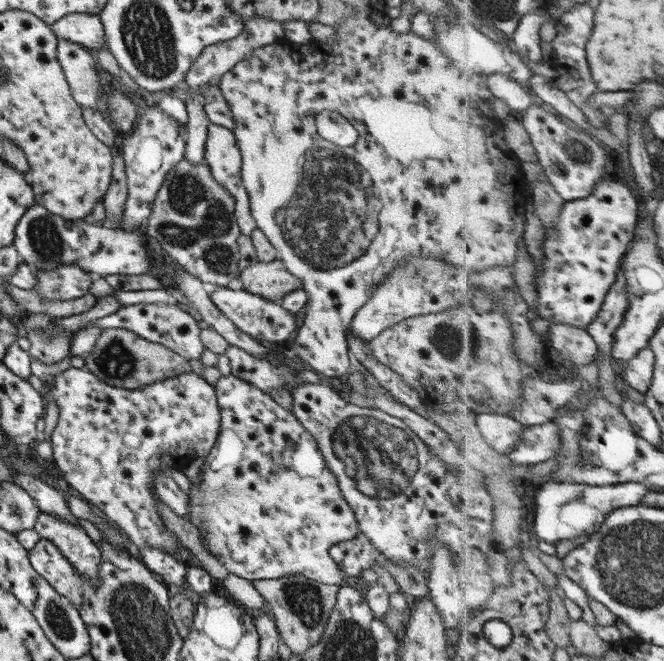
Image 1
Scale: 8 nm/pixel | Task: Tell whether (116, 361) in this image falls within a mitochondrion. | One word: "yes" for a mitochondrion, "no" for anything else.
yes

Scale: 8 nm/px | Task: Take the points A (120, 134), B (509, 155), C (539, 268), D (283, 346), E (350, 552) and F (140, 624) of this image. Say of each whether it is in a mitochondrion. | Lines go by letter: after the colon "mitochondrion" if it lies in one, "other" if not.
A: other
B: other
C: other
D: other
E: other
F: mitochondrion

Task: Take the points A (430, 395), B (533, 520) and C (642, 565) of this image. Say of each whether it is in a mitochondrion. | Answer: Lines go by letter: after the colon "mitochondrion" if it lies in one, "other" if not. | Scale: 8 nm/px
A: other
B: other
C: mitochondrion

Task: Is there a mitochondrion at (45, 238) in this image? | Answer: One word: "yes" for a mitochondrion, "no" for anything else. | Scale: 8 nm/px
yes

